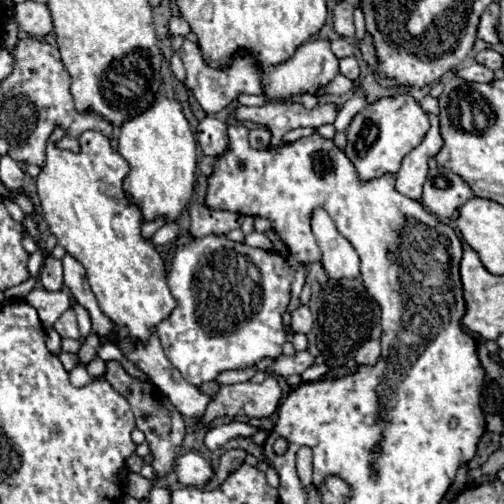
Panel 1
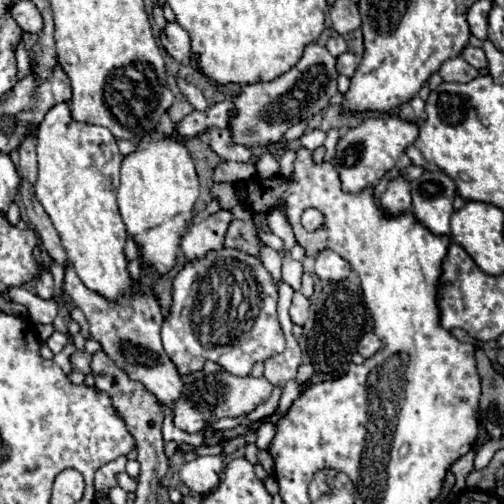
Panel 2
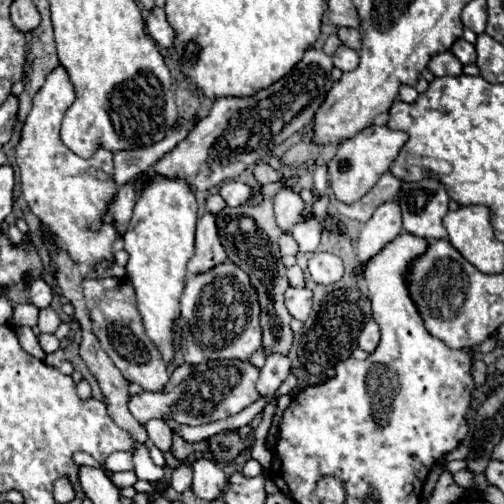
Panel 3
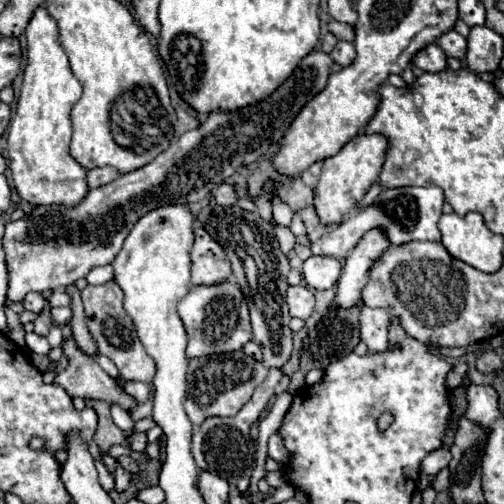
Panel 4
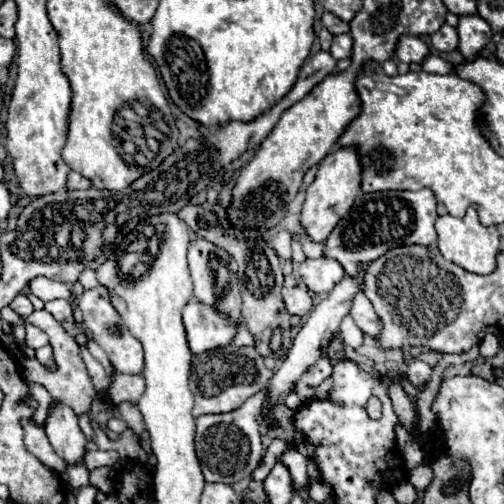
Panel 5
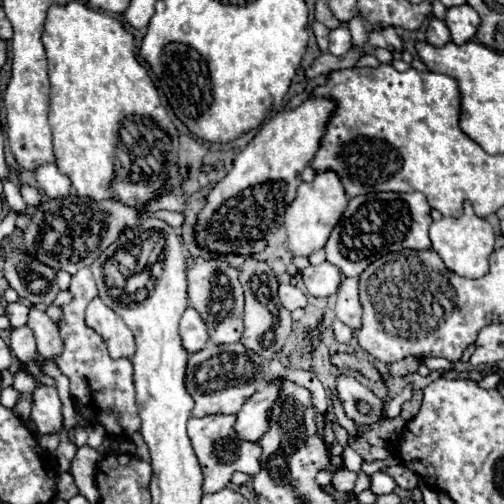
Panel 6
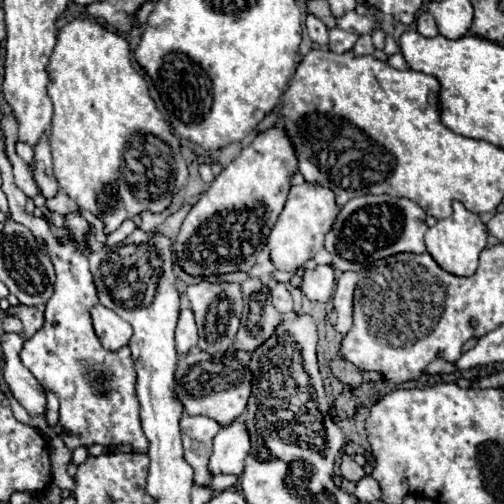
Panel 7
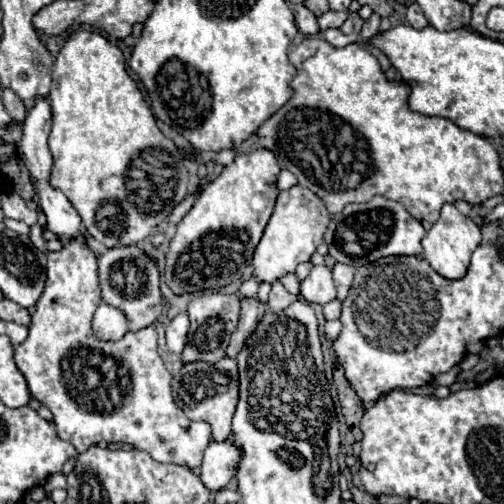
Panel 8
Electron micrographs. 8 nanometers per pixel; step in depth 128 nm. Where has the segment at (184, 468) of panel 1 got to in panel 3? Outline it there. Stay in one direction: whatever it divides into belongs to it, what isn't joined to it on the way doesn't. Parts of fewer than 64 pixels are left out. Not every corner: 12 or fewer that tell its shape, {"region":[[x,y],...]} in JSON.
{"region":[[206,458],[192,464],[192,492],[216,500],[228,480]]}

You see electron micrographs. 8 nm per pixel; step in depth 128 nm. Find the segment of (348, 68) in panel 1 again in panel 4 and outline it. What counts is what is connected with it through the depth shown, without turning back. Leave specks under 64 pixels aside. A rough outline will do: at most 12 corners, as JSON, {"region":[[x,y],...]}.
{"region":[[336,44],[332,50],[334,62],[340,66],[352,64],[356,58],[354,44]]}

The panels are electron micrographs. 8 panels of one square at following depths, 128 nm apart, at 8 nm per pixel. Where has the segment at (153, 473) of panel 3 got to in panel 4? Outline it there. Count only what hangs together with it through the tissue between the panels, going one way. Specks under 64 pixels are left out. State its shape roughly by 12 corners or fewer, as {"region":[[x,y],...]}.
{"region":[[112,404],[110,414],[118,428],[132,434],[134,420],[122,406]]}

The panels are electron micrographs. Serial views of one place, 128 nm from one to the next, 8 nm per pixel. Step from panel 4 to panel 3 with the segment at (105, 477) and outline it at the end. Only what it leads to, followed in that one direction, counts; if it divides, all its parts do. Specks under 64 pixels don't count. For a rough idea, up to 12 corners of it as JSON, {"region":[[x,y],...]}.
{"region":[[134,471],[113,472],[109,479],[117,488],[133,486]]}

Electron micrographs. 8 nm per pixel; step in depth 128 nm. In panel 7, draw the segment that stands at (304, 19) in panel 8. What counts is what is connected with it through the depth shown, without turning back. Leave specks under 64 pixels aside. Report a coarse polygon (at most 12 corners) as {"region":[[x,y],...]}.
{"region":[[308,14],[304,24],[316,44],[328,42],[326,28],[314,14]]}

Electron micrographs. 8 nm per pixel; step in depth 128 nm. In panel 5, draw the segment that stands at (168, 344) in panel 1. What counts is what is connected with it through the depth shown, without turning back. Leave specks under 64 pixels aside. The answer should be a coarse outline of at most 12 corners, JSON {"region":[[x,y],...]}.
{"region":[[194,298],[182,322],[194,354],[226,346],[228,320]]}

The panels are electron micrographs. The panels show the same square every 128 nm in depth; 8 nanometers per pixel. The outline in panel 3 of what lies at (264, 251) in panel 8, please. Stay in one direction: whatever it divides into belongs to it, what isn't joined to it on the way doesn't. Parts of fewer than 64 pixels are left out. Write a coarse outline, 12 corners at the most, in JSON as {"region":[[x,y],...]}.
{"region":[[368,126],[328,162],[336,200],[360,200],[390,170],[404,132]]}

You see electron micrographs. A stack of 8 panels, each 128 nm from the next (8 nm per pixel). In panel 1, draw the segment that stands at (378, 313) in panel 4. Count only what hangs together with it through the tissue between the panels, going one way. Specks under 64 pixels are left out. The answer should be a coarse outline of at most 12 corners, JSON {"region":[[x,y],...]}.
{"region":[[368,340],[356,352],[358,364],[376,364],[380,342]]}

